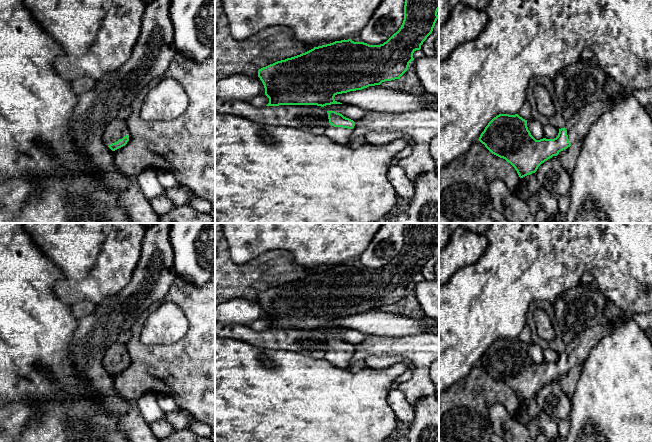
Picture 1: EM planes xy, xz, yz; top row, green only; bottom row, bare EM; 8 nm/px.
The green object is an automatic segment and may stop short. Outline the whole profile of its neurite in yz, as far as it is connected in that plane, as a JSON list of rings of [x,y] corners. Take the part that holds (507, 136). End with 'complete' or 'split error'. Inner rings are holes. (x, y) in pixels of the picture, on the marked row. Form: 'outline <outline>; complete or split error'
outline [[[652,88],[647,90],[625,90],[617,89],[612,99],[601,99],[587,105],[576,114],[566,120],[564,128],[559,129],[558,136],[554,139],[536,140],[527,127],[527,120],[518,114],[499,114],[494,117],[479,137],[479,141],[494,155],[505,159],[517,171],[520,178],[535,173],[538,167],[552,158],[557,156],[561,151],[570,147],[573,143],[583,140],[592,124],[599,119],[602,113],[611,107],[614,101],[626,97],[628,94],[634,96],[643,107],[652,105]]]; split error

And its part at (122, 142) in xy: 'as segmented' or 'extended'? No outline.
extended

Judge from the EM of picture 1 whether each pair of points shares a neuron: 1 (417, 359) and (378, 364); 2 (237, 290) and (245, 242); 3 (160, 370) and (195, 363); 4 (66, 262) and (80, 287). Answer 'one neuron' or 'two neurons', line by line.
1: two neurons
2: two neurons
3: one neuron
4: one neuron

